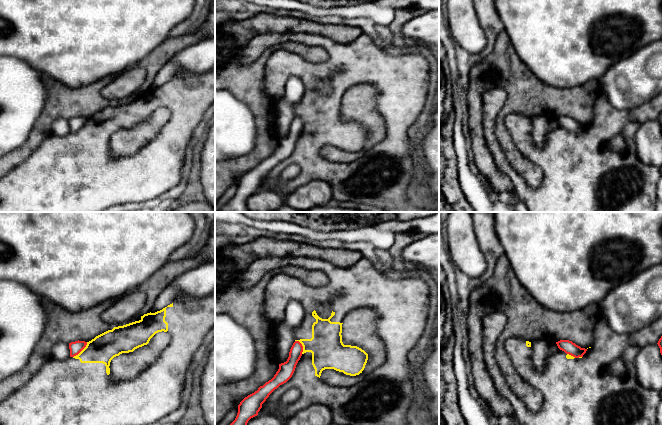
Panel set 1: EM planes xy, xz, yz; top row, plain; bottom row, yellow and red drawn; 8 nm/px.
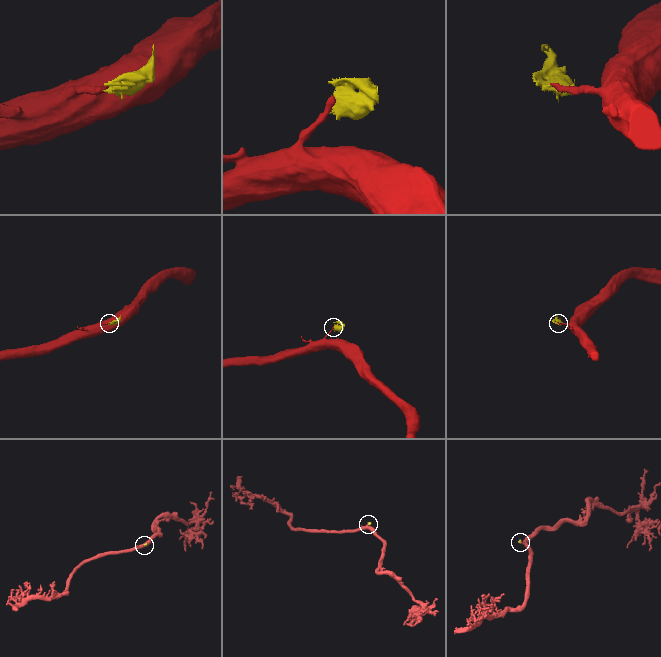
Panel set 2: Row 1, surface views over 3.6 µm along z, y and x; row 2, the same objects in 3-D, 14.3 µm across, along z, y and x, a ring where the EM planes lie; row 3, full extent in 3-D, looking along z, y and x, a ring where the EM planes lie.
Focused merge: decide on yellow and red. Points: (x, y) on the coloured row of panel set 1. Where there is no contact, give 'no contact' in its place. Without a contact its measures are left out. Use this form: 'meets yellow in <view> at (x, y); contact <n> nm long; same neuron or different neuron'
meets yellow in xy at (82, 350); contact 170 nm long; different neuron

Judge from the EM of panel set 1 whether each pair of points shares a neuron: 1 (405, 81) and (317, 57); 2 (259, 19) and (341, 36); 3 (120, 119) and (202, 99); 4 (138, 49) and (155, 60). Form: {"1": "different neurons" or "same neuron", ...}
{"1": "different neurons", "2": "same neuron", "3": "same neuron", "4": "different neurons"}

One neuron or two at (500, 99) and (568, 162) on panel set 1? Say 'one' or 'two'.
one

